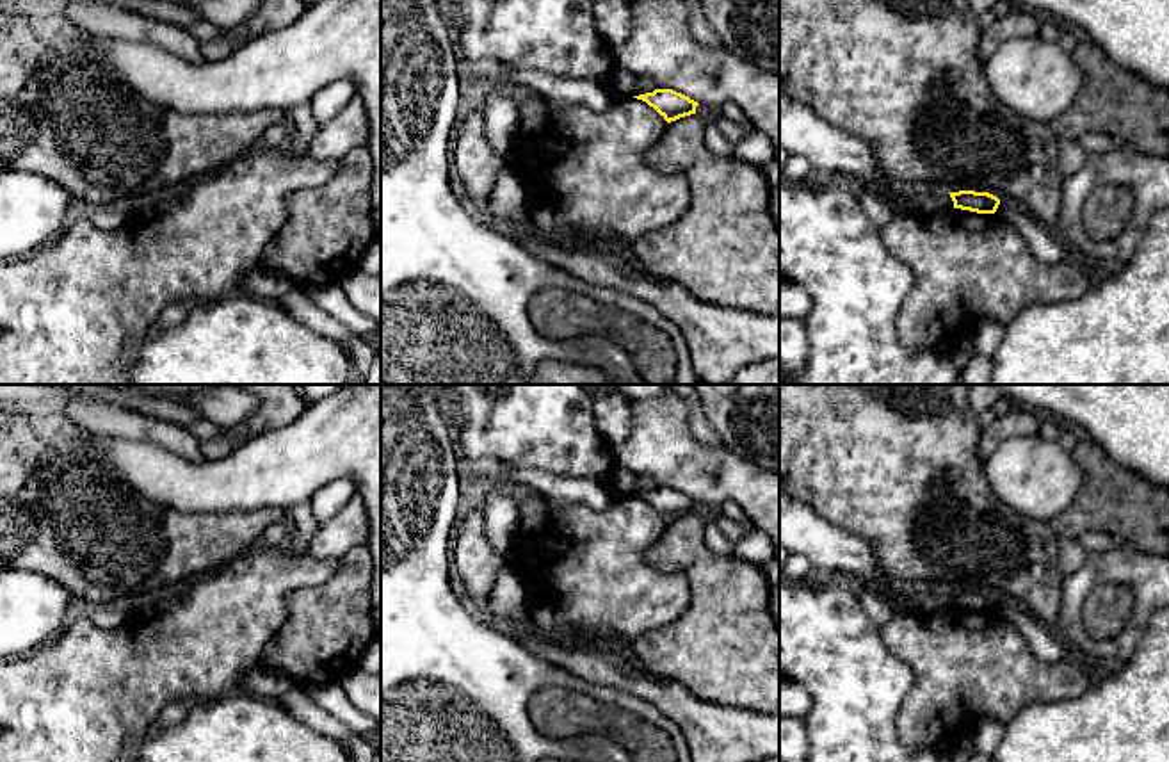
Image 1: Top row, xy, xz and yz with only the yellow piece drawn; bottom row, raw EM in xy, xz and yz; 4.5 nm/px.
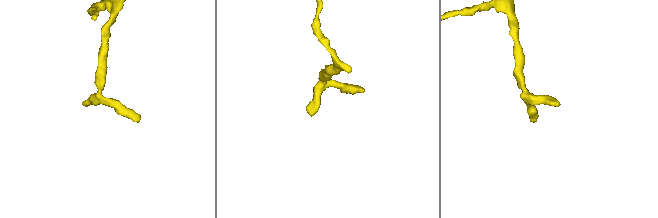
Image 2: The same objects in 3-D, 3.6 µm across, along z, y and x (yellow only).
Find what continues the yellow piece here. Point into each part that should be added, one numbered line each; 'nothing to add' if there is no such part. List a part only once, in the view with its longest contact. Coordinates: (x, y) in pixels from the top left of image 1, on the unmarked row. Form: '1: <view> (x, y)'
nothing to add

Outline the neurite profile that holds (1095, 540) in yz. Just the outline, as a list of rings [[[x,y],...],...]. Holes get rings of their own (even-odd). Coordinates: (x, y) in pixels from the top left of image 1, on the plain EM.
[[[1089,531],[1078,538],[1078,543],[1085,548],[1085,552],[1105,552],[1110,550],[1121,541],[1114,538],[1112,534],[1101,532],[1101,531]]]

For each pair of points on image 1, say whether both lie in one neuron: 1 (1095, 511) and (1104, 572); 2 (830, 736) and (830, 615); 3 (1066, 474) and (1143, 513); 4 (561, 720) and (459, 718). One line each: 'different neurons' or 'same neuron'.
1: different neurons
2: same neuron
3: different neurons
4: different neurons

